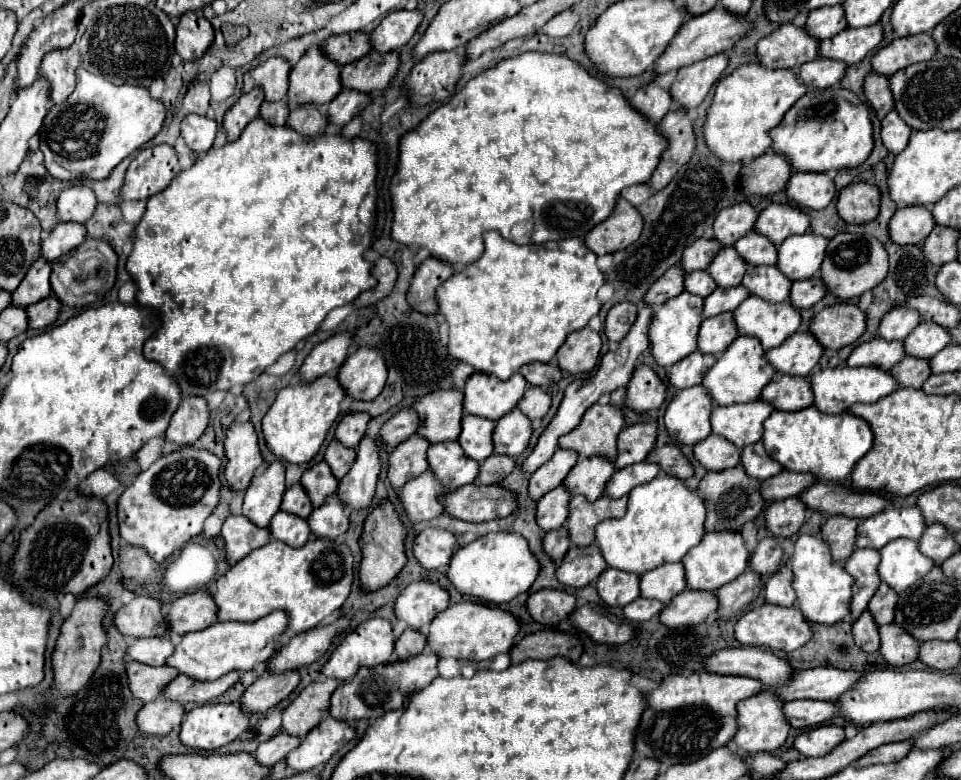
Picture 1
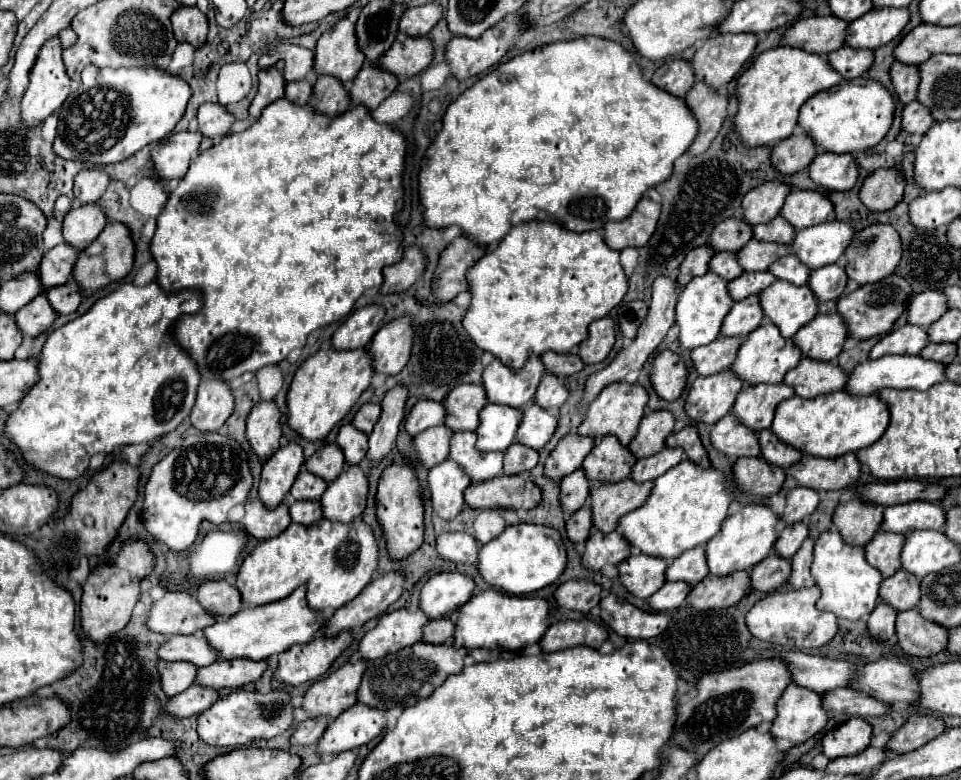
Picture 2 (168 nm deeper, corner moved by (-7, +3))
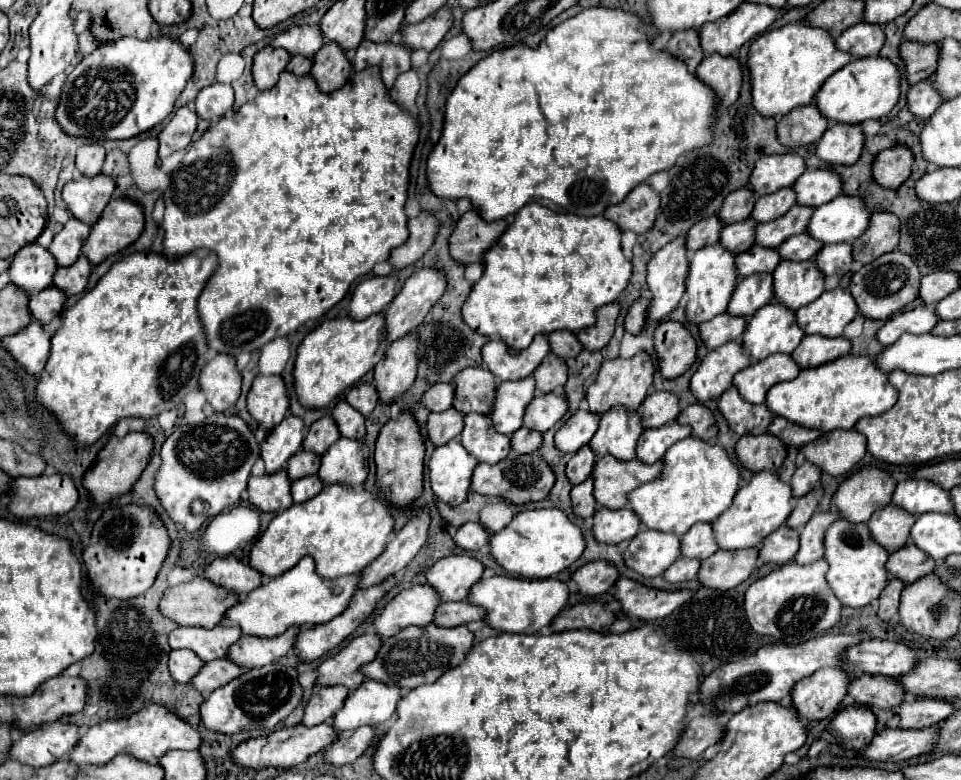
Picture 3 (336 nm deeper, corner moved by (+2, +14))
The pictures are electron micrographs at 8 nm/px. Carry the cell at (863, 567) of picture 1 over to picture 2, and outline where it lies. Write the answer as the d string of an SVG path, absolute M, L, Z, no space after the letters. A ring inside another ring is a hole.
M878 531L874 539L866 545L866 559L870 565L880 569L882 577L888 579L892 573L896 573L902 563L900 563L900 551L902 551L902 537L900 533L882 533Z

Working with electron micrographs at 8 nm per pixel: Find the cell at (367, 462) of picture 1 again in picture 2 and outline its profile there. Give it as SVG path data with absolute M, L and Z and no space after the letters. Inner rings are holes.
M396 385L384 393L382 415L380 415L374 431L370 433L370 449L368 449L366 461L362 463L362 467L366 471L370 467L374 467L384 455L388 455L390 449L394 447L398 427L404 421L406 401L408 401L408 389L404 385Z

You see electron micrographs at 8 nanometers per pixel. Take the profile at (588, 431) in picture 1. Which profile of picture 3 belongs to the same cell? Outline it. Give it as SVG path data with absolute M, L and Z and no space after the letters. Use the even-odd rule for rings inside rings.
M639 352L629 360L623 360L623 358L605 360L597 374L597 380L587 388L587 394L585 394L589 412L603 416L607 410L611 410L615 406L623 406L629 412L637 412L637 408L641 406L641 402L647 396L647 390L653 382L653 372L655 372L655 366L645 352Z

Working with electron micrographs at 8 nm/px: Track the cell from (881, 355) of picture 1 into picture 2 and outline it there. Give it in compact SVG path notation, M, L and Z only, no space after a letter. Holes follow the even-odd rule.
M904 325L896 331L890 331L888 335L884 335L874 349L870 351L870 359L880 359L884 355L894 355L894 353L906 353L906 355L918 355L928 343L928 333L926 329L918 327L918 325Z

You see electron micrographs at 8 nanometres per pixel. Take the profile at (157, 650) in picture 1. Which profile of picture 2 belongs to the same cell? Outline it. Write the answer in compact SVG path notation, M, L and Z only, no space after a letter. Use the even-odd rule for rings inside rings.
M174 635L158 649L158 657L164 661L190 661L198 667L212 665L218 659L202 635Z

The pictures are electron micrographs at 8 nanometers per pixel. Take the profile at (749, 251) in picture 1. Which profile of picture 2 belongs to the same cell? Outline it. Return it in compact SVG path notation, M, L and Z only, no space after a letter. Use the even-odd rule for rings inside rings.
M776 215L772 221L754 225L754 239L758 241L772 241L772 243L792 243L794 239L794 227L782 217Z

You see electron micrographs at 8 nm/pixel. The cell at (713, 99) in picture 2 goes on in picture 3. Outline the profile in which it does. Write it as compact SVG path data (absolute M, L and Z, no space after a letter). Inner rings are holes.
M711 54L701 60L695 76L717 94L717 112L723 112L737 100L741 88L741 68L735 58Z

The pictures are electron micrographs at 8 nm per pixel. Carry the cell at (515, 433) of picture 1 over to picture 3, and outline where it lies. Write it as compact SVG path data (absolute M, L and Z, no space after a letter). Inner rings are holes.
M559 392L541 394L541 396L535 396L525 408L523 426L529 430L545 432L553 424L557 424L565 412L567 412L567 400L563 394Z

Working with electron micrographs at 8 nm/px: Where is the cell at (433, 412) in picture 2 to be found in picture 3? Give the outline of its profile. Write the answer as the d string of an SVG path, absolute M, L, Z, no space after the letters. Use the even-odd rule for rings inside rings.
M435 384L419 400L419 404L429 412L445 412L451 408L451 402L453 402L453 384Z

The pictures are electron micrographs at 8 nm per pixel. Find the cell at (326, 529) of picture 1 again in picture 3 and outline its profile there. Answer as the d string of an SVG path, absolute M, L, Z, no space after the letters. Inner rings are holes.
M339 438L323 456L319 478L323 486L345 484L351 488L359 488L367 478L367 464L363 454L363 442Z

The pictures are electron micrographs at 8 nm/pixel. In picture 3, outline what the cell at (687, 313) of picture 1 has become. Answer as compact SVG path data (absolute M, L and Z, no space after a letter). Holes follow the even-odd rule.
M721 244L705 246L691 256L689 272L687 272L687 280L685 280L685 294L687 294L685 316L687 316L689 324L699 326L699 324L715 318L717 314L725 312L729 298L733 294L735 282L737 282L733 262L735 262L735 256L729 254L725 248L721 248Z

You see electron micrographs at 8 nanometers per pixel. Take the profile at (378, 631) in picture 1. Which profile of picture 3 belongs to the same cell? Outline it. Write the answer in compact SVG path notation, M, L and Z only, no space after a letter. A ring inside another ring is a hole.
M413 586L399 592L389 600L377 614L373 626L375 634L385 640L399 634L405 626L427 626L433 620L433 612L439 604L439 598L431 586Z

